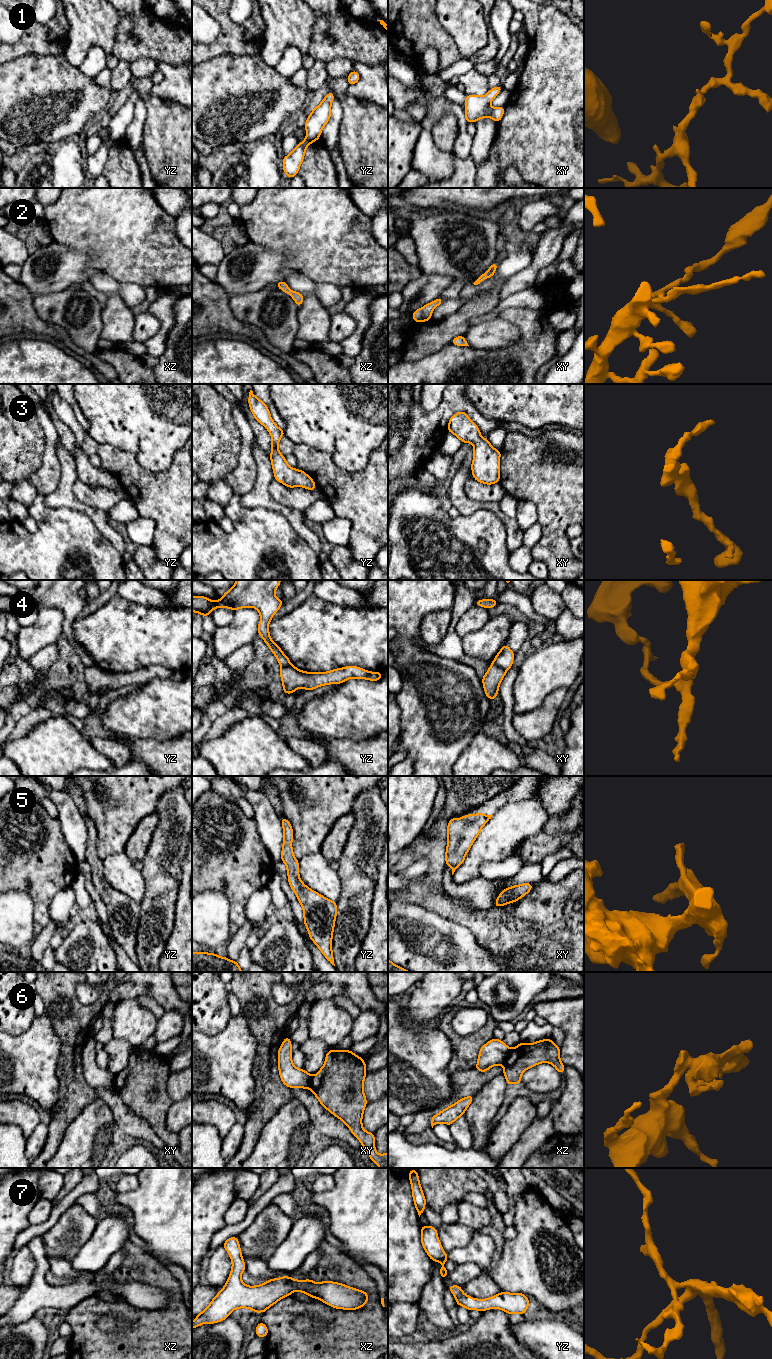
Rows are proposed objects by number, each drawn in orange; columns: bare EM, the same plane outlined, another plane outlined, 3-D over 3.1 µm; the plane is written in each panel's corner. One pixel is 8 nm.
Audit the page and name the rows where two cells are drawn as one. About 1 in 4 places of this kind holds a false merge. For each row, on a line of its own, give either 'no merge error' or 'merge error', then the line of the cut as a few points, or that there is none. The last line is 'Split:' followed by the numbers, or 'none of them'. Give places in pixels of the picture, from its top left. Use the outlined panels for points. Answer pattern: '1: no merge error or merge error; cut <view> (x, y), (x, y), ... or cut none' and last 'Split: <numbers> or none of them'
1: no merge error; cut none
2: no merge error; cut none
3: no merge error; cut none
4: merge error; cut xy (492, 662), (505, 671)
5: no merge error; cut none
6: merge error; cut xz (512, 1049), (503, 1064)
7: no merge error; cut none
Split: 4, 6

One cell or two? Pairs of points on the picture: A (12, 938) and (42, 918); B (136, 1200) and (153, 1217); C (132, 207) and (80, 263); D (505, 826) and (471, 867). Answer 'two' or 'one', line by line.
A: two
B: one
C: two
D: one

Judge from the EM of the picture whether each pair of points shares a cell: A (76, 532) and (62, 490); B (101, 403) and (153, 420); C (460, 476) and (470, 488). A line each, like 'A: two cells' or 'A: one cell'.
A: two cells
B: one cell
C: two cells

